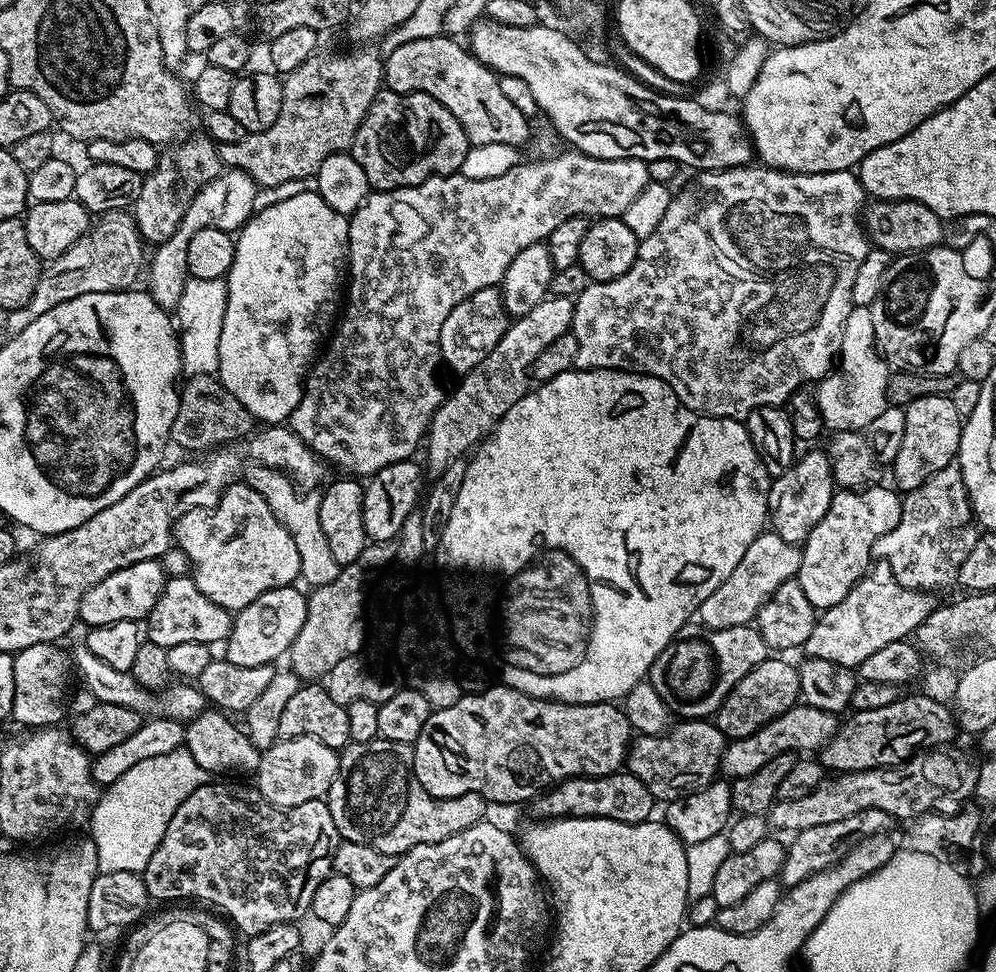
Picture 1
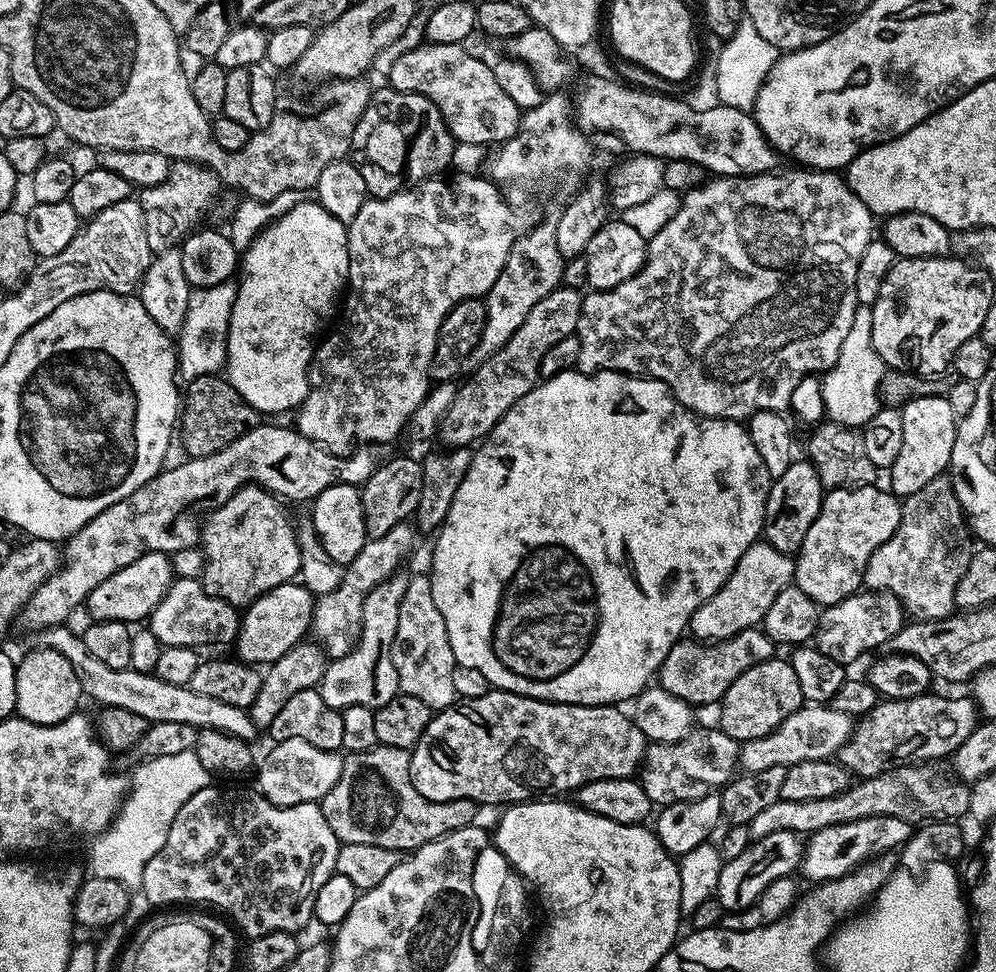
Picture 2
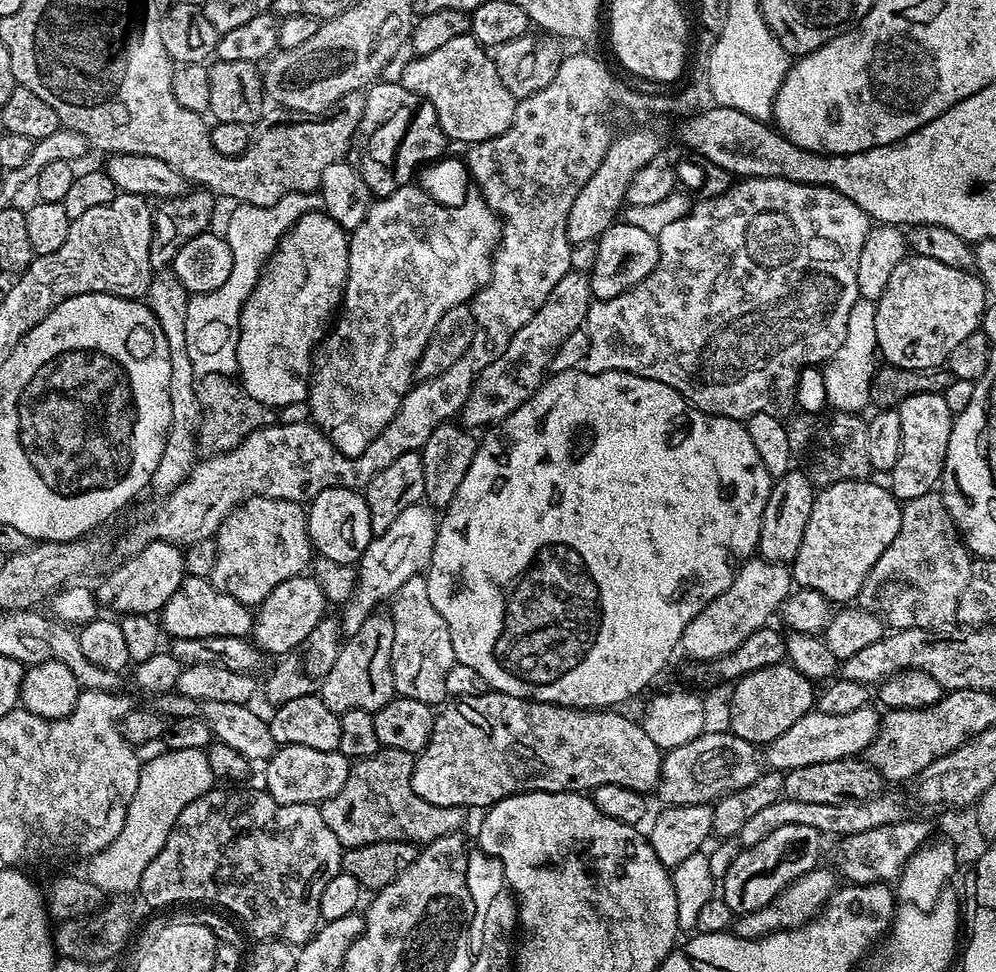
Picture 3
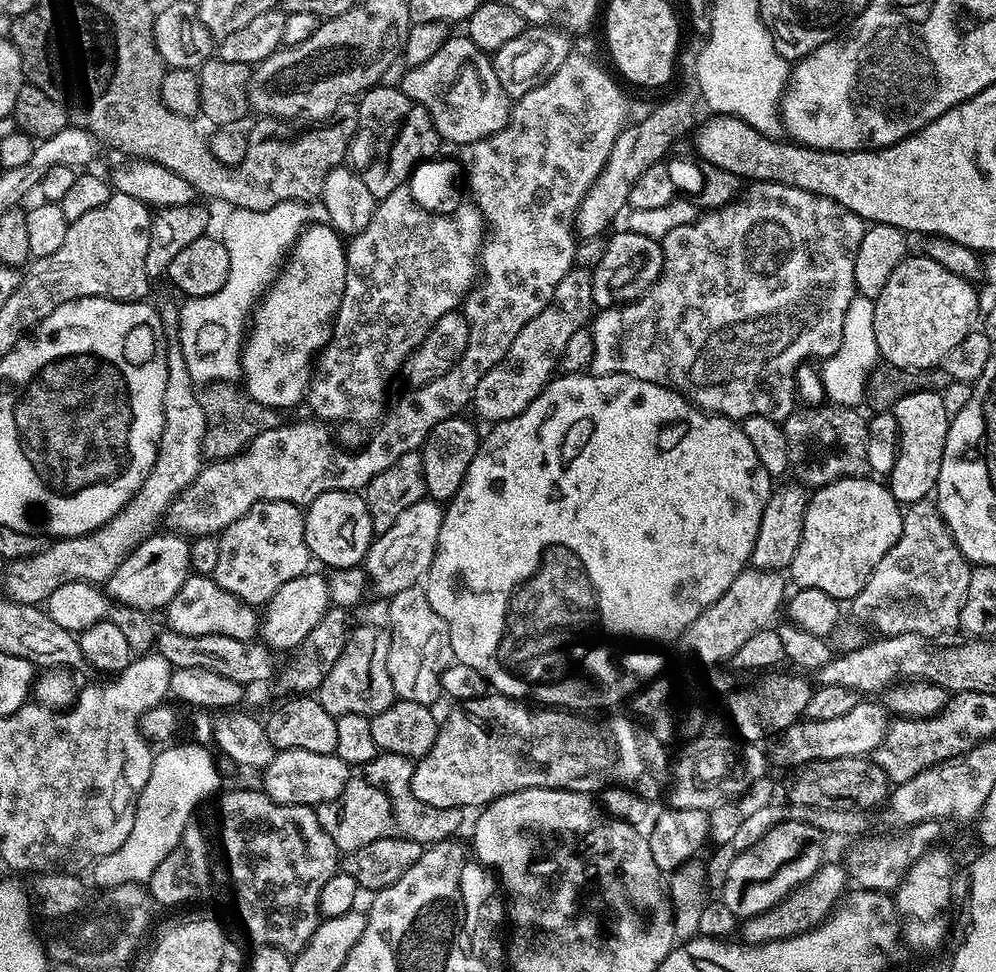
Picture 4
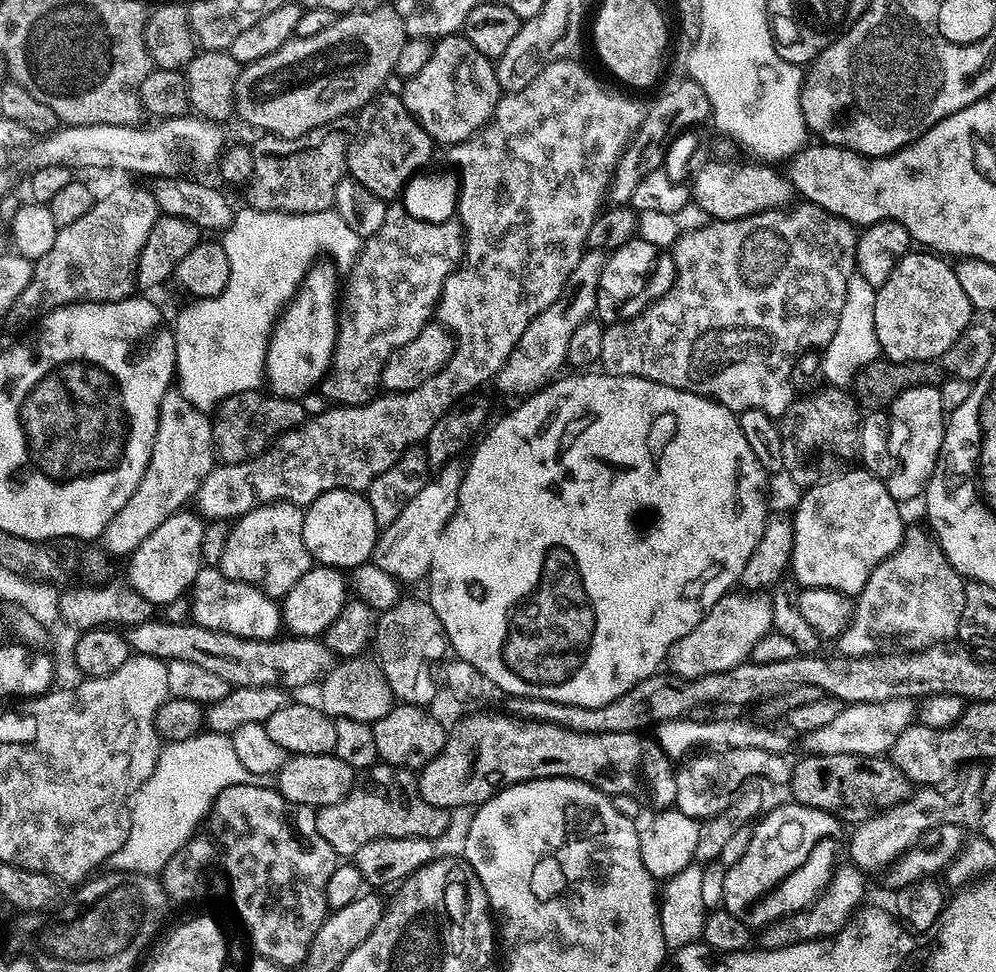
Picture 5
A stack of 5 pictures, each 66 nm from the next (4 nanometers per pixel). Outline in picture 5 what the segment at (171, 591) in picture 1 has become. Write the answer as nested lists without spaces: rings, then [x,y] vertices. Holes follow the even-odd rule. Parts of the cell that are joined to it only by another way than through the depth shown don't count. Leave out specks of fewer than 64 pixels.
[[[204,566],[194,578],[190,589],[192,596],[191,623],[241,636],[247,640],[275,640],[282,632],[282,608],[273,597],[246,582],[231,580],[221,574],[219,567]]]

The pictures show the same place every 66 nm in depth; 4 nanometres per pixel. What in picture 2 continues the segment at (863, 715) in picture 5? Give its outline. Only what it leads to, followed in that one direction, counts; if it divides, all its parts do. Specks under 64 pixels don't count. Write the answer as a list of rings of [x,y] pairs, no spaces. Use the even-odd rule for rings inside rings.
[[[805,703],[769,733],[740,745],[739,767],[745,773],[770,770],[770,766],[788,768],[794,762],[827,760],[850,738],[854,727],[853,717],[834,710],[828,704]]]

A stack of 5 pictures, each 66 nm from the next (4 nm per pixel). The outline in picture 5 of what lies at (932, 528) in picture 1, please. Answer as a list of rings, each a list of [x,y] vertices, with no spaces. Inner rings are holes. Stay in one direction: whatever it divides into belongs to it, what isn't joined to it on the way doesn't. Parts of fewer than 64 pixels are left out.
[[[905,527],[898,550],[894,550],[894,554],[887,556],[870,574],[866,586],[859,596],[855,597],[852,621],[848,624],[848,629],[838,637],[839,655],[875,656],[882,646],[892,650],[904,650],[911,646],[919,650],[957,639],[966,580],[954,570],[954,566],[950,566],[946,554],[940,548],[940,541],[927,527],[924,528]]]

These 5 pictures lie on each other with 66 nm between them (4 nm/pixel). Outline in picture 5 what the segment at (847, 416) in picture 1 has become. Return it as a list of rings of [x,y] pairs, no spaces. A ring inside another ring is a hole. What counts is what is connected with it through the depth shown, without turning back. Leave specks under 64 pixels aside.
[[[853,274],[846,286],[846,302],[842,306],[842,314],[838,314],[838,330],[834,330],[834,338],[830,338],[822,350],[819,363],[819,371],[831,387],[847,389],[860,371],[881,355],[878,334],[874,334],[876,290],[858,274]]]

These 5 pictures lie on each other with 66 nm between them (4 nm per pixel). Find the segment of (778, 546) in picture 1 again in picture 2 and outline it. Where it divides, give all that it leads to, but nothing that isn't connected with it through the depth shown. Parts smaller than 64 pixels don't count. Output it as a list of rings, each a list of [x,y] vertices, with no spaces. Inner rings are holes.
[[[757,542],[738,558],[738,566],[726,578],[724,585],[698,610],[694,610],[690,632],[701,642],[728,640],[747,628],[755,628],[763,621],[766,610],[774,603],[774,598],[783,588],[793,583],[796,575],[796,562],[789,553],[774,550],[767,542]]]

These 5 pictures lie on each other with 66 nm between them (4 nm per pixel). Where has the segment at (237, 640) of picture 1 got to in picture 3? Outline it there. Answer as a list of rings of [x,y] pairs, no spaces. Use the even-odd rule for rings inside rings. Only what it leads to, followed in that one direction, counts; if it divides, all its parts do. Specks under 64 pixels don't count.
[[[301,574],[282,582],[282,586],[274,586],[270,594],[254,612],[251,639],[261,653],[273,652],[273,657],[280,658],[292,651],[318,626],[320,620],[325,619],[326,601],[320,583],[311,575]]]

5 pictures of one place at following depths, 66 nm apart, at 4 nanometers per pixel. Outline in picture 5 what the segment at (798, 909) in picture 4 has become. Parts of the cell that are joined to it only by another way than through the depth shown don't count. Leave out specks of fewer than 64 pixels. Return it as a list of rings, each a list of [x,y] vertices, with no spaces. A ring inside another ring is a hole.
[[[844,862],[833,871],[828,887],[800,912],[792,912],[773,924],[765,924],[758,932],[758,944],[763,950],[782,950],[786,946],[805,944],[811,940],[827,940],[836,937],[853,919],[852,911],[864,896],[865,873],[855,864]]]

